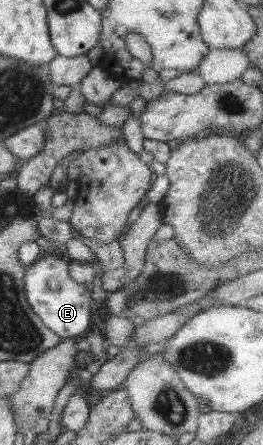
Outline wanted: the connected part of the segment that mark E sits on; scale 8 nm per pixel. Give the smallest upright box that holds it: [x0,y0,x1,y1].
[24,253,91,339]

